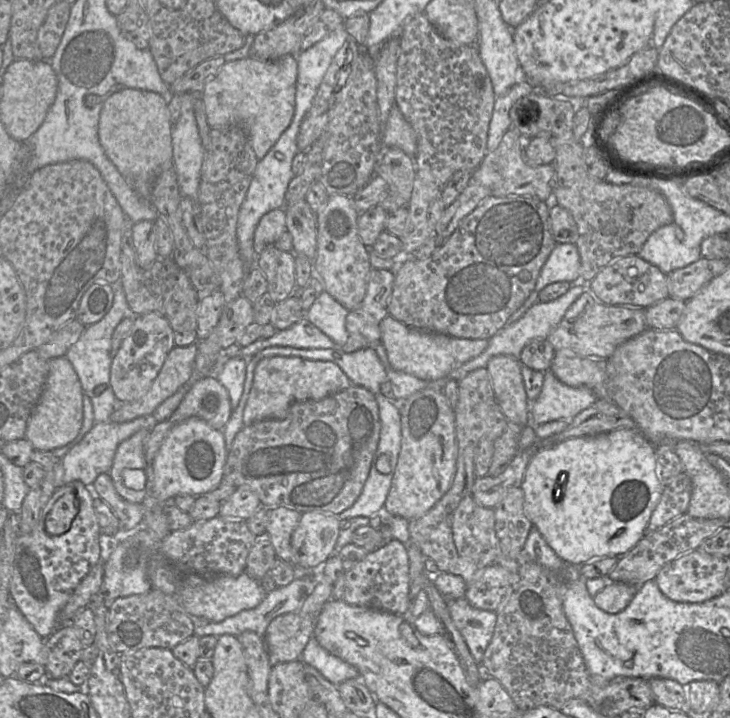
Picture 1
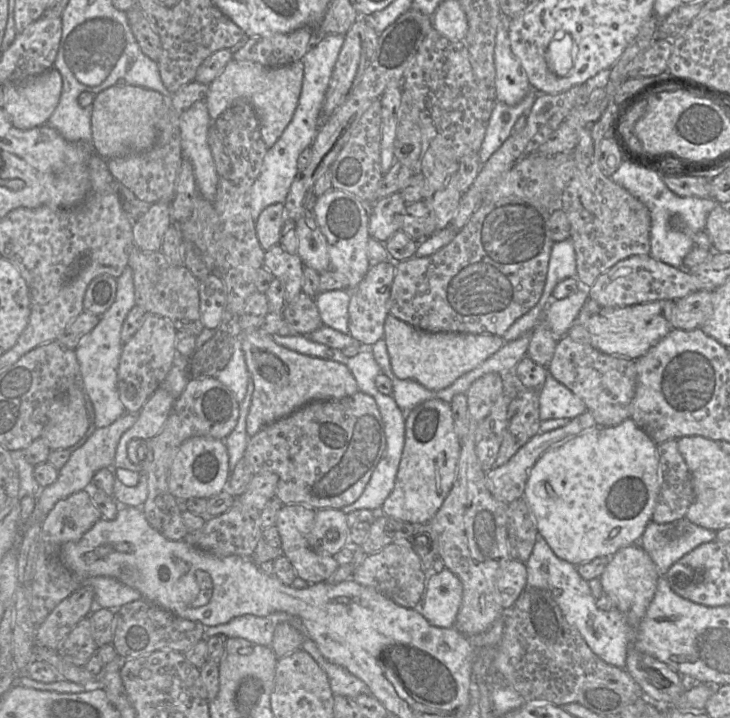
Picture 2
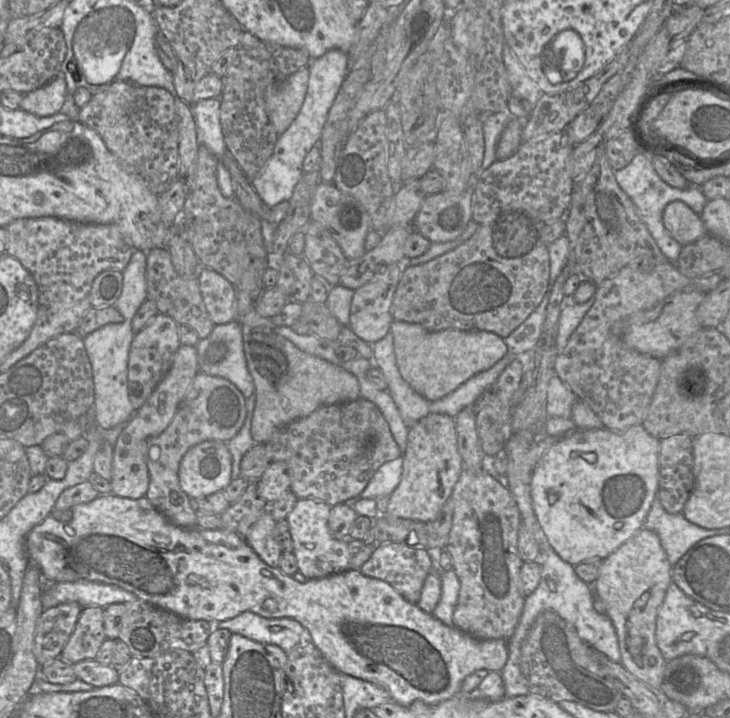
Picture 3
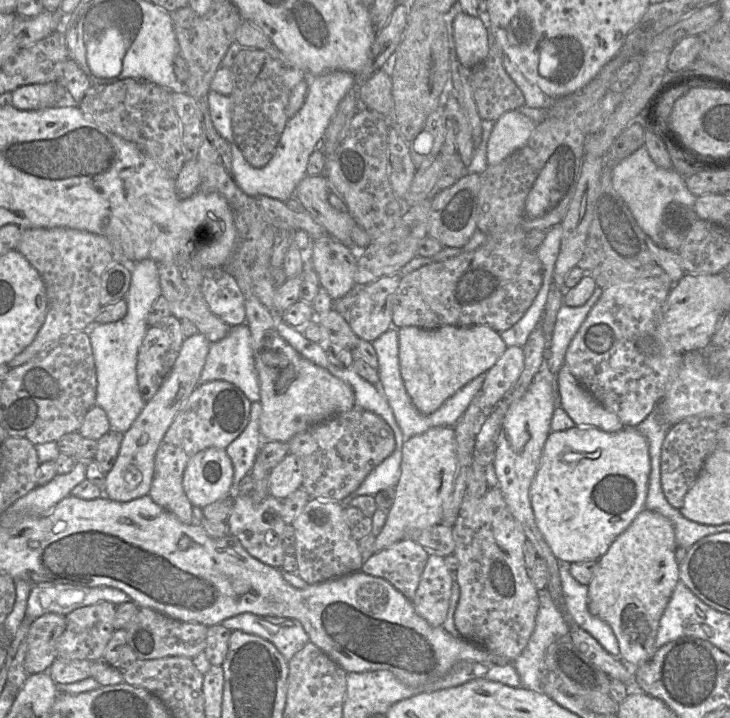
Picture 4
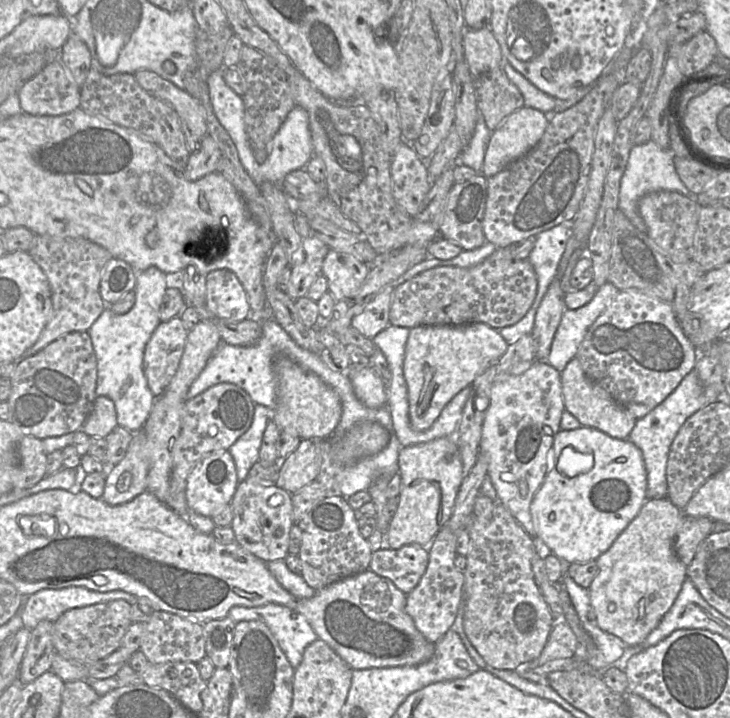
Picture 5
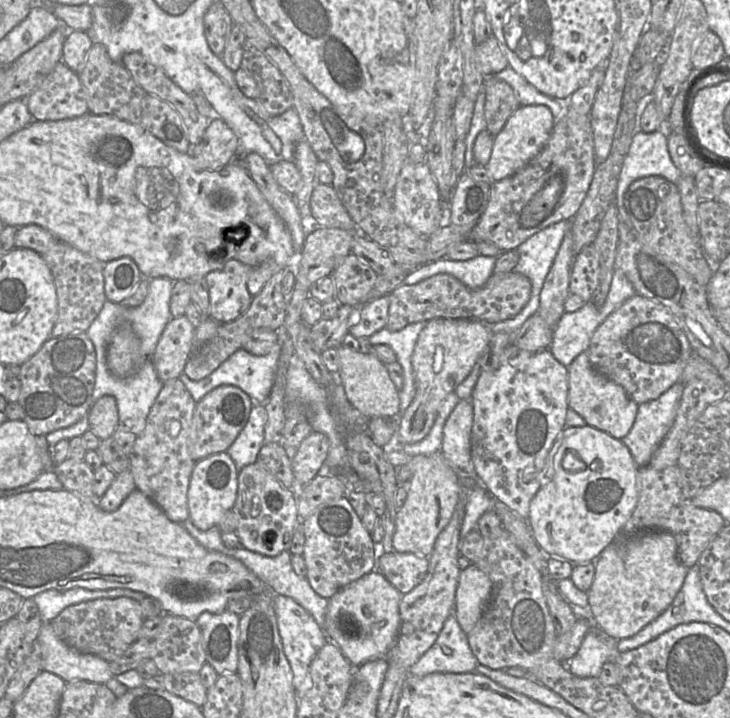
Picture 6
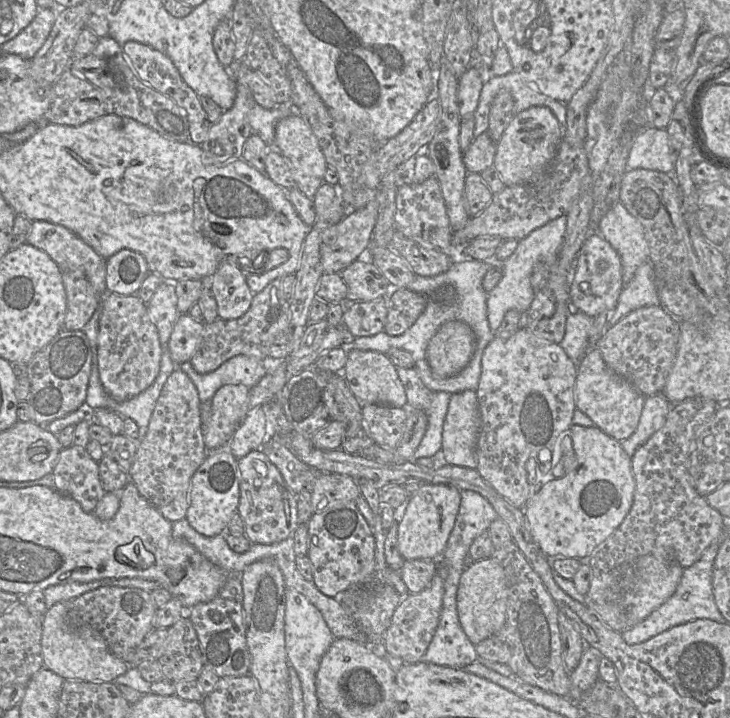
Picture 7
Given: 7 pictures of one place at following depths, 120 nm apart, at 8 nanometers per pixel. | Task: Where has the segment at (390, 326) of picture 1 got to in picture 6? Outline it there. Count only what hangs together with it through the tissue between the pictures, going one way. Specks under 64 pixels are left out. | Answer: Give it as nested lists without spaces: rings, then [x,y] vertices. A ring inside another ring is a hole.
[[[437,318],[426,322],[418,335],[411,358],[416,385],[415,396],[404,413],[398,417],[394,443],[412,444],[424,439],[435,421],[440,403],[470,374],[493,334],[485,323],[475,319]],[[437,346],[443,349],[443,367],[440,372],[433,370]]]

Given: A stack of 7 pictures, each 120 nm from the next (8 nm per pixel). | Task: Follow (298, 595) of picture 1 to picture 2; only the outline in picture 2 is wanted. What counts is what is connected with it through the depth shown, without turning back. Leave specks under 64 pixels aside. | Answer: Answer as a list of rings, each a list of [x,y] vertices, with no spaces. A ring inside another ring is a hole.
[[[275,612],[265,617],[240,615],[225,624],[205,626],[203,640],[214,635],[223,635],[242,638],[257,645],[271,646],[274,630],[280,623],[288,623],[298,630],[304,639],[308,638],[307,631],[298,617],[286,612]]]

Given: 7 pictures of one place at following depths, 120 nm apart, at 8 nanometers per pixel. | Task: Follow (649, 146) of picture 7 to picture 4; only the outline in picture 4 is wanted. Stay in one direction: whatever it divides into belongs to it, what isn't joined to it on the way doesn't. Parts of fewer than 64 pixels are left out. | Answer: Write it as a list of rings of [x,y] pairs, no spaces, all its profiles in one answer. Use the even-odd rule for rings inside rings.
[[[645,145],[614,165],[612,183],[616,192],[630,208],[638,225],[658,245],[662,245],[662,228],[669,223],[668,206],[677,203],[694,207],[697,200],[687,188],[685,178],[674,168],[663,169],[656,165]]]

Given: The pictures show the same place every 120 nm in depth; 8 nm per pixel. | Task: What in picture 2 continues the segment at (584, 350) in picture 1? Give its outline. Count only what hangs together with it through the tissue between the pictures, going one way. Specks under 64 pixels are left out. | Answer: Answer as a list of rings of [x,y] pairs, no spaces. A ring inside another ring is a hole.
[[[589,298],[581,308],[574,324],[579,324],[586,329],[591,345],[597,350],[608,355],[636,360],[673,329],[670,316],[674,303],[673,300],[657,300],[608,308],[599,306]]]

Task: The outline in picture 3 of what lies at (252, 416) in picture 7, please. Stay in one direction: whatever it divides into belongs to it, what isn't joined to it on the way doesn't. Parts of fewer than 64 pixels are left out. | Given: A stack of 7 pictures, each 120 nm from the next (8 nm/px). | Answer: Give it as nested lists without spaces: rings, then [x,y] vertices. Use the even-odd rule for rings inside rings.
[[[251,395],[246,399],[245,405],[247,415],[244,424],[238,431],[238,433],[227,442],[227,447],[231,453],[232,468],[231,468],[231,480],[240,478],[240,462],[244,454],[251,449],[255,442],[251,436],[251,421],[255,408],[256,396]]]

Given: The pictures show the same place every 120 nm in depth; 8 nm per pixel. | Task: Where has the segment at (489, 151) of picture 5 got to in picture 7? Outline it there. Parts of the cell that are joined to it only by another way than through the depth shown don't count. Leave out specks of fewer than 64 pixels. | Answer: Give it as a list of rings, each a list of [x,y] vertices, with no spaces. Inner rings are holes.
[[[528,108],[514,116],[497,142],[493,167],[498,171],[505,186],[530,182],[553,160],[562,138],[563,128],[550,108]]]

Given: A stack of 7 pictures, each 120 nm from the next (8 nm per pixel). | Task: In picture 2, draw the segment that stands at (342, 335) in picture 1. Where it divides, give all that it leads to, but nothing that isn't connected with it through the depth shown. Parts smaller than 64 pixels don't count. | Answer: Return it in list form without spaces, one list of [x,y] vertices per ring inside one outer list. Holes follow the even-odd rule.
[[[331,290],[318,293],[315,297],[323,326],[348,333],[348,306],[350,291]]]

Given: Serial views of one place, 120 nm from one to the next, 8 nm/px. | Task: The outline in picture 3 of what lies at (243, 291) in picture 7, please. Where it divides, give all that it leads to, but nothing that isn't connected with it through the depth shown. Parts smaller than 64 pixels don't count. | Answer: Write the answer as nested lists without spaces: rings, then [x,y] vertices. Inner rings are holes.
[[[201,267],[196,275],[206,310],[215,325],[236,320],[236,297],[231,283],[219,273]]]

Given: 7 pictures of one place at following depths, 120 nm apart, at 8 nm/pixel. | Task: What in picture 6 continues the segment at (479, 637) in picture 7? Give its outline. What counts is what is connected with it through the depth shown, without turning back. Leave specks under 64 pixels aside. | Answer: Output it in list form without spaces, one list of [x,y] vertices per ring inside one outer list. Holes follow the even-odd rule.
[[[475,564],[461,570],[455,594],[455,617],[468,634],[483,614],[491,594],[489,577]]]

